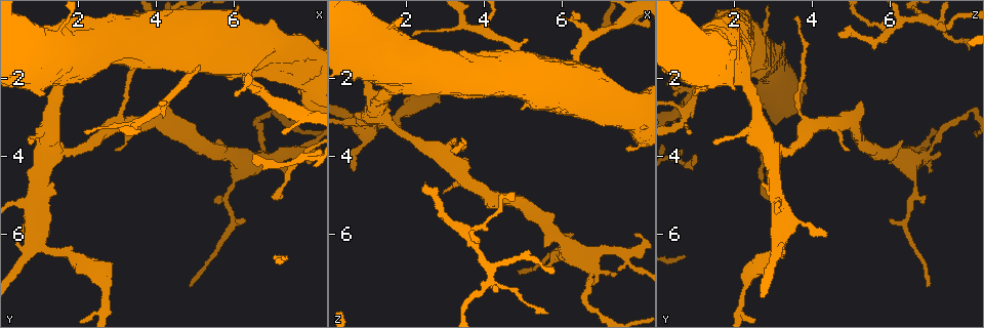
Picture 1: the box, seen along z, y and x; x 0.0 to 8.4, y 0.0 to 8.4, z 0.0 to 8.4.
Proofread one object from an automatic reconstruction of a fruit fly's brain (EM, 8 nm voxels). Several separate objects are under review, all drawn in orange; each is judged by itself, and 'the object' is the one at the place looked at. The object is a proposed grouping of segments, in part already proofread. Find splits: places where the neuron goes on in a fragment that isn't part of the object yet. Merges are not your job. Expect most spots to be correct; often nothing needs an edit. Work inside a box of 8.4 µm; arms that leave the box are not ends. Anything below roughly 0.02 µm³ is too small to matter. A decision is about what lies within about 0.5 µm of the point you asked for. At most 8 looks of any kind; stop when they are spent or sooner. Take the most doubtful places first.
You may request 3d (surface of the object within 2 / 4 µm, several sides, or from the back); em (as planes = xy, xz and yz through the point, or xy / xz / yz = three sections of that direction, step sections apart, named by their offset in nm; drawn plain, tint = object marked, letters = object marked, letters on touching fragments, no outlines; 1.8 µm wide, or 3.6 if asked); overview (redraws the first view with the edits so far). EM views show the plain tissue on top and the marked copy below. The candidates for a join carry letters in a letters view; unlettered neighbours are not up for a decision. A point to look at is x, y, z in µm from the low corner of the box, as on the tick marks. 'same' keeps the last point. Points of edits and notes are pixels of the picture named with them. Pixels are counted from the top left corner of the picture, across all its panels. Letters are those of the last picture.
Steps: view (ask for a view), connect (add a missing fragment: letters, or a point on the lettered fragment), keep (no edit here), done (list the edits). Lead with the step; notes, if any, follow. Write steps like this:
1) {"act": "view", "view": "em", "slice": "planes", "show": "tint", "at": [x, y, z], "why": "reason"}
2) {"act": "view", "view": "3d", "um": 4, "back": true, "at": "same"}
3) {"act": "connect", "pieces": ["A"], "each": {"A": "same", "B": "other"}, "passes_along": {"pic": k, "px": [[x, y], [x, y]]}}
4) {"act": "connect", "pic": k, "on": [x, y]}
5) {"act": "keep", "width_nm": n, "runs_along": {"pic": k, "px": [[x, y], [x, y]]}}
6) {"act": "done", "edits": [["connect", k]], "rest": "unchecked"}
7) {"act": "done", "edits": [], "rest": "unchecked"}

{"act": "view", "view": "3d", "um": 4, "at": [2.45, 0.85, 4.75], "why": "an open end"}

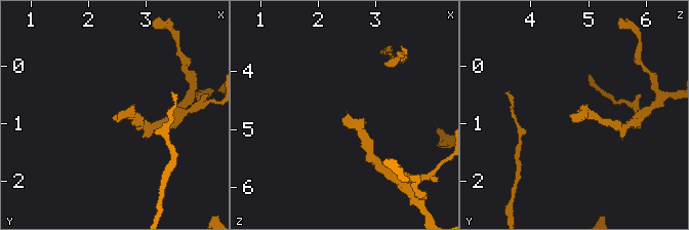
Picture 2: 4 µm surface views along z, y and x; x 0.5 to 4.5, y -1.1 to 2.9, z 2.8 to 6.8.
{"act": "view", "view": "em", "slice": "planes", "show": "letters", "at": [2.45, 0.85, 4.65], "why": "shape alone is not enough"}

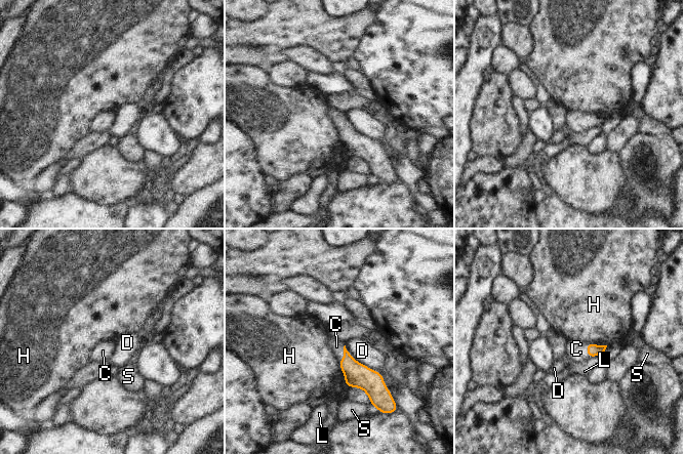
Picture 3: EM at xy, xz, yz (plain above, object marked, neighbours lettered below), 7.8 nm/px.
{"act": "connect", "pieces": ["C"], "longest_contact_nm": ["D", 460], "each": {"C": "same", "D": "other", "H": "other", "L": "other", "S": "other"}, "passes_along": {"pic": 3, "px": [[357, 374], [344, 355], [336, 346]]}, "found": "it goes on there"}

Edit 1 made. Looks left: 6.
{"act": "view", "view": "overview"}

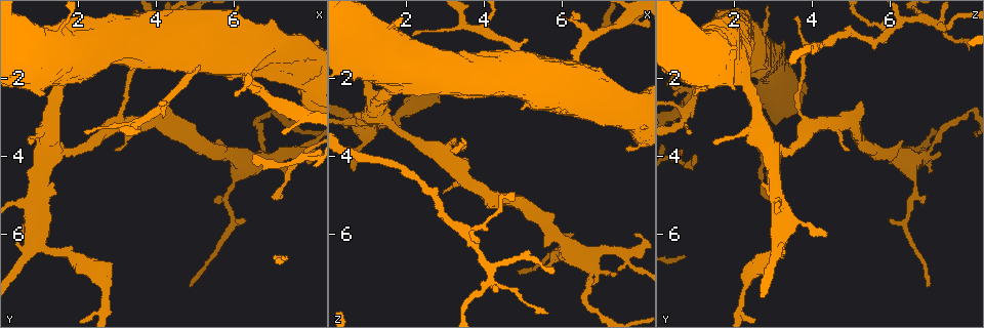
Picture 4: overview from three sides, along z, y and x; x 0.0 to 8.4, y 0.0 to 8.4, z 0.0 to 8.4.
{"act": "view", "view": "3d", "um": 2, "at": [0.70, 6.05, 4.40], "why": "free end"}

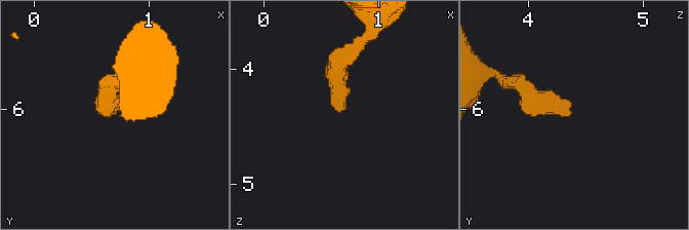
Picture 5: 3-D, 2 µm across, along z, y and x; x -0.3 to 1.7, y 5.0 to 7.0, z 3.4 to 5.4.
{"act": "view", "view": "em", "slice": "planes", "show": "letters", "at": [0.66, 6.08, 4.36]}

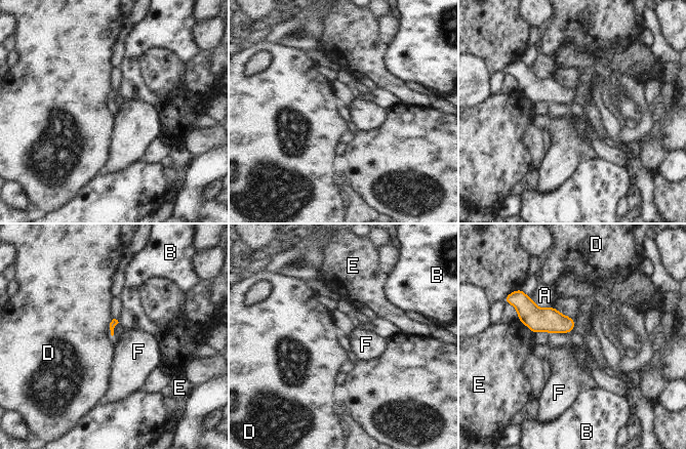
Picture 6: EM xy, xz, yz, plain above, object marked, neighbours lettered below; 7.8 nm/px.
{"act": "keep", "each": {"A": "other", "B": "other", "D": "other", "E": "other", "F": "other"}, "found": "no lettered fragment goes on from it"}

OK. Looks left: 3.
{"act": "view", "view": "em", "slice": "planes", "show": "tint", "at": [7.65, 2.20, 3.85], "why": "thick end"}

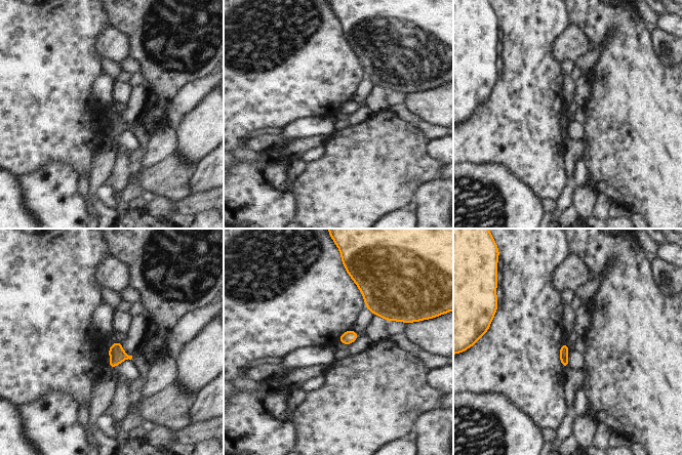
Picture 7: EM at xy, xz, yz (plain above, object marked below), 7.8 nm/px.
{"act": "view", "view": "em", "slice": "planes", "show": "letters", "at": "same", "why": "what lies round it"}

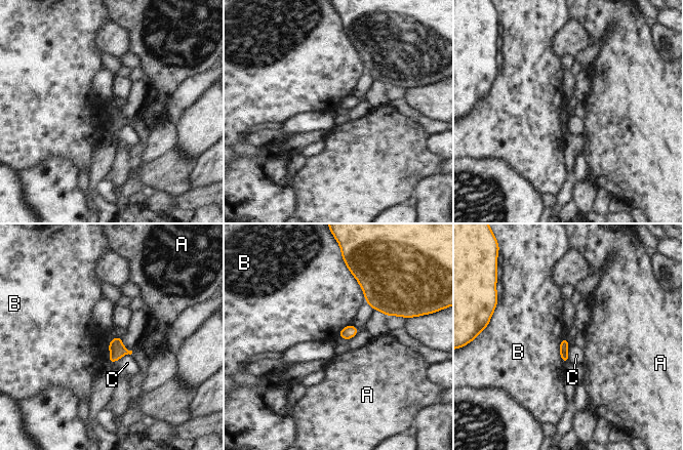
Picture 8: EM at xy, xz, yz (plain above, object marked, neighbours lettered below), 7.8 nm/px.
{"act": "keep", "longest_contact_nm": ["B", 300], "each": {"A": "other", "B": "other", "C": "other"}, "border": {"pic": 8, "px": [[347, 268], [358, 283], [365, 301]]}, "found": "none of them fits"}

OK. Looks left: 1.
{"act": "done", "edits": [["connect", 3]], "rest": "unchecked"}

